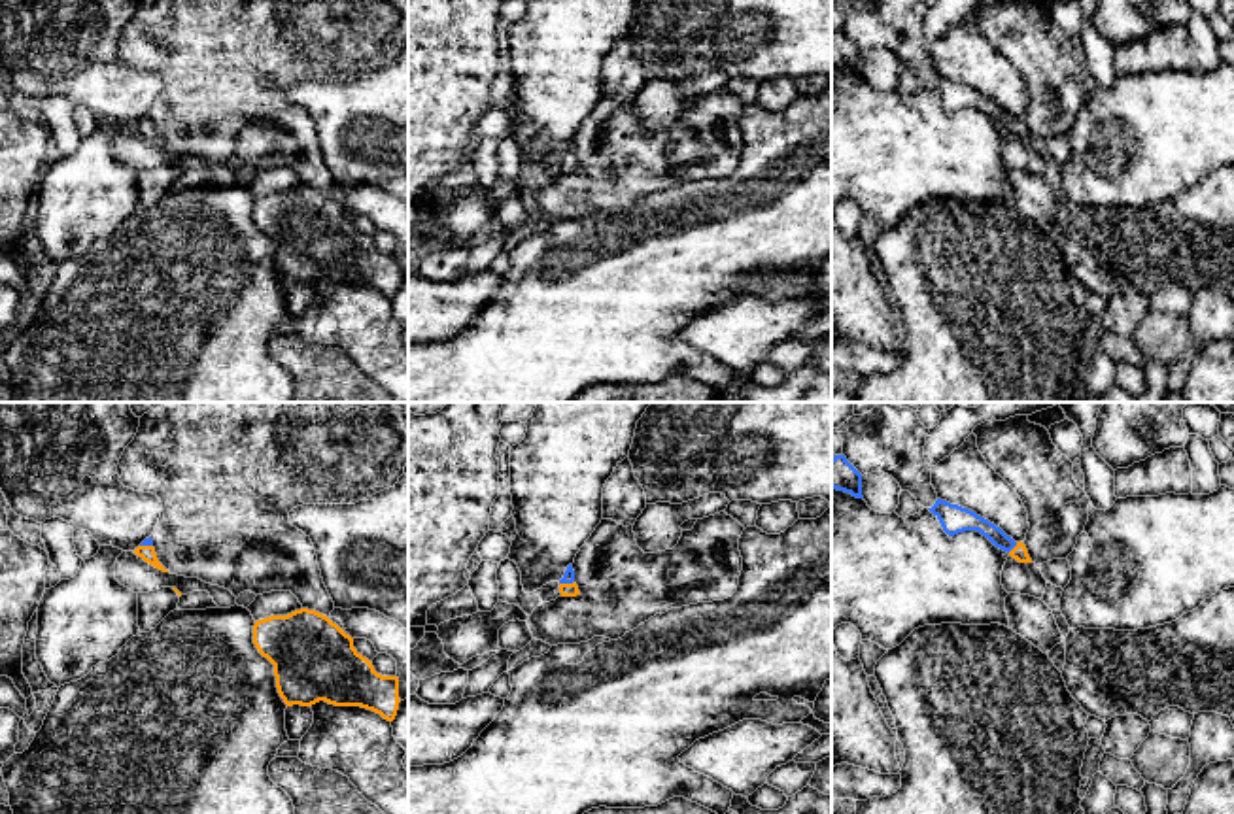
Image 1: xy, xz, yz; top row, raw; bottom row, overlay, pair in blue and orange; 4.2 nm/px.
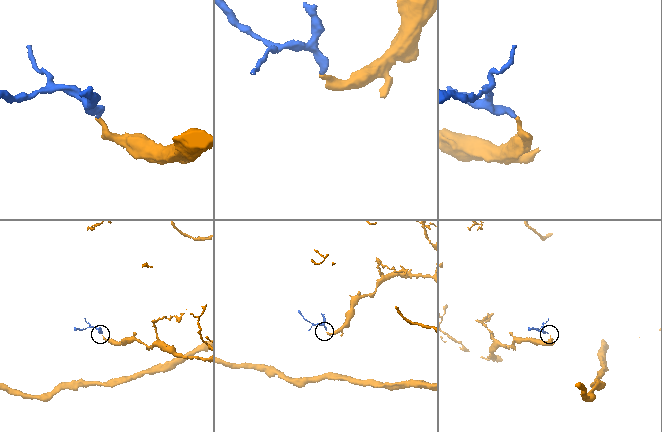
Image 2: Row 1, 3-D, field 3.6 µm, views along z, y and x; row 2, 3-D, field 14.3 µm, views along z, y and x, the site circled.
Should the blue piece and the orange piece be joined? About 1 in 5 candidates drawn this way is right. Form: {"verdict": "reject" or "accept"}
{"verdict": "accept"}

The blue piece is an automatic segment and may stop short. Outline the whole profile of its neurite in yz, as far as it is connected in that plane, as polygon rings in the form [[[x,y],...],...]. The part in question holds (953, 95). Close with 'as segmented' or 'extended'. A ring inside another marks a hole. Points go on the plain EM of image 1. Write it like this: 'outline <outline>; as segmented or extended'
outline [[[937,76],[935,81],[928,87],[939,96],[943,108],[949,113],[964,108],[977,108],[986,113],[996,125],[1007,128],[1019,140],[1032,140],[1028,127],[1022,119],[1015,119],[1000,104],[977,93],[975,89],[941,76]]]; extended

